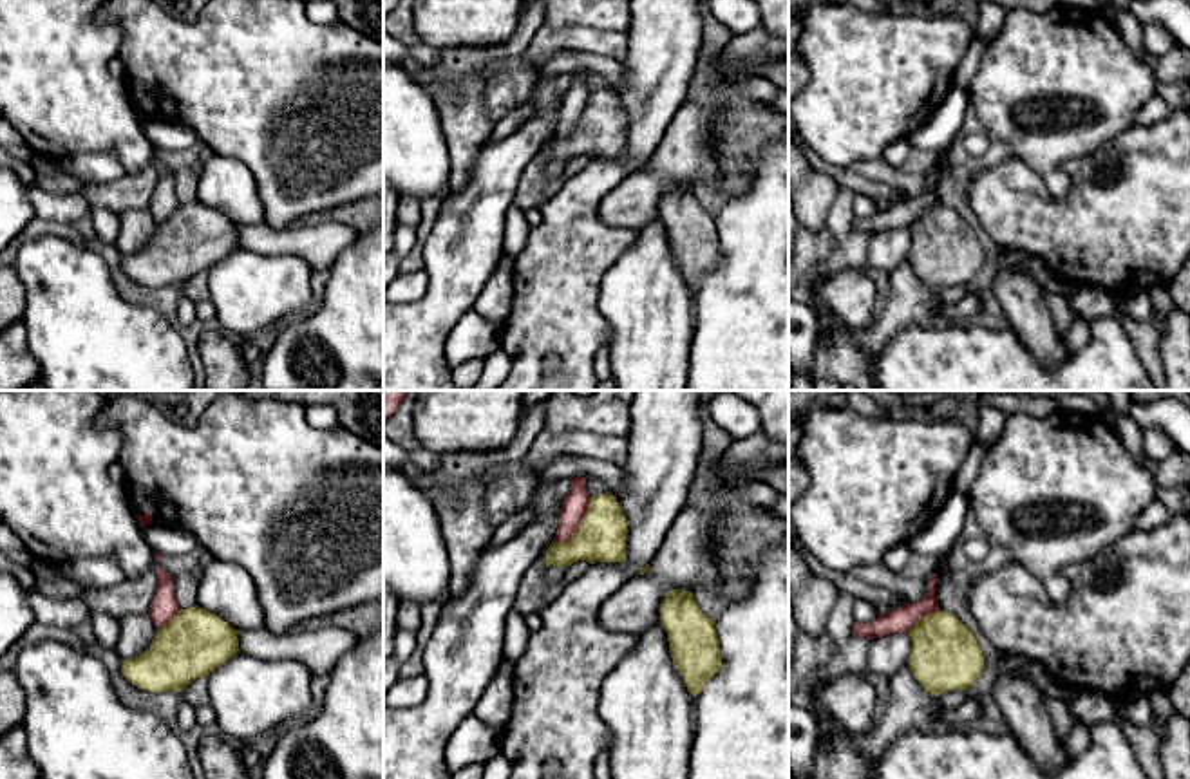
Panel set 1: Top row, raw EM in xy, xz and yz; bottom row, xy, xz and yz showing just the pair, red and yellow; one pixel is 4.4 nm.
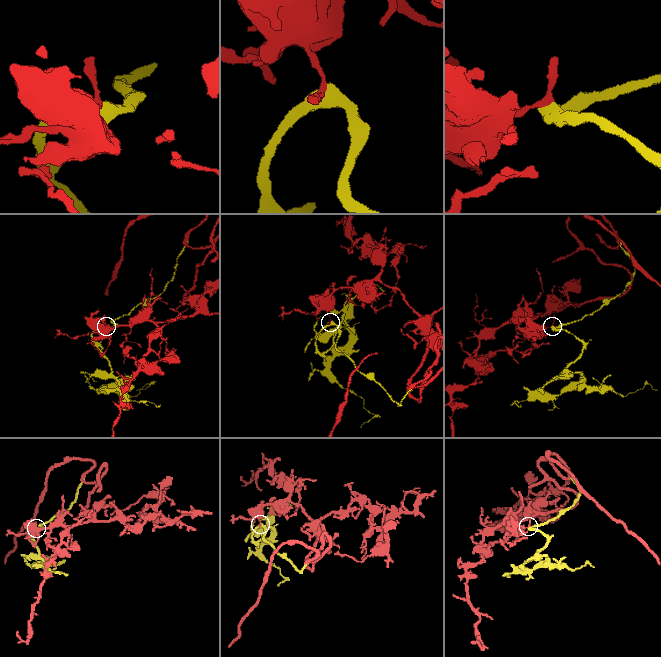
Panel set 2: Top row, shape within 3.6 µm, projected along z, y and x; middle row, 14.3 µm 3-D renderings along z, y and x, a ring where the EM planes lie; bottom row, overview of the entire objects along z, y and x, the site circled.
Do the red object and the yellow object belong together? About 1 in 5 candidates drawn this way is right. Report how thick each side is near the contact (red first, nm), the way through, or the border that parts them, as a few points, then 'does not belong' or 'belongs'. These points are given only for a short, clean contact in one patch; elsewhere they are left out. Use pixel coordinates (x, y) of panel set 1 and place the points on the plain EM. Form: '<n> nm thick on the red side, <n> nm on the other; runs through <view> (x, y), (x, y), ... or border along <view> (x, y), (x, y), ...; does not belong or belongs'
110 nm thick on the red side, 220 nm on the other; belongs

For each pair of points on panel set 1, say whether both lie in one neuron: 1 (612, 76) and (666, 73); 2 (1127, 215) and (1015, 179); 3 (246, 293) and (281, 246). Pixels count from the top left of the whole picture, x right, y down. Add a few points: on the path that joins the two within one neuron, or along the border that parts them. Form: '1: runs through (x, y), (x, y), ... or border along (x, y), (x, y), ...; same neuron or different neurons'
1: border along (621, 62), (623, 84), (615, 91); different neurons
2: runs through (1098, 215), (1049, 215), (1042, 208); same neuron
3: border along (241, 244), (268, 255), (299, 255), (311, 272); different neurons

